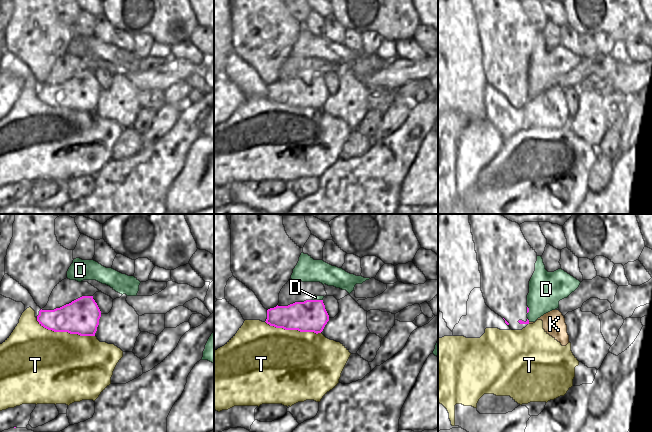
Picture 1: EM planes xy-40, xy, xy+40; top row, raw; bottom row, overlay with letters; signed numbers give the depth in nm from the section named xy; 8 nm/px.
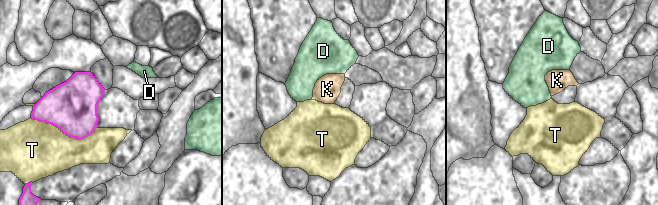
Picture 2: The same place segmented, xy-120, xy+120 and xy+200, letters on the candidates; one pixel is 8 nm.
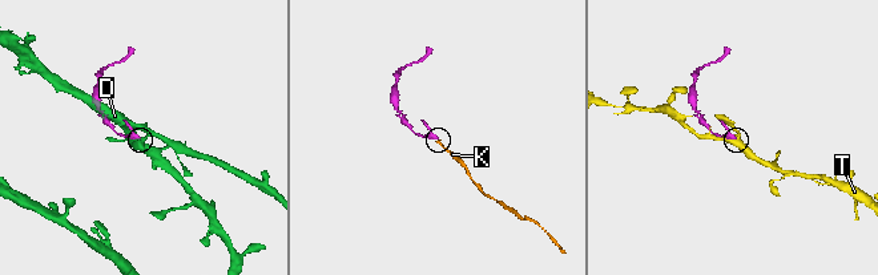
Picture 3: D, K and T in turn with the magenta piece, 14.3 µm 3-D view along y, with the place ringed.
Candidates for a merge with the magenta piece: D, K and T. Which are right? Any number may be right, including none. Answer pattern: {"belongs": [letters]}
{"belongs": ["K"]}

